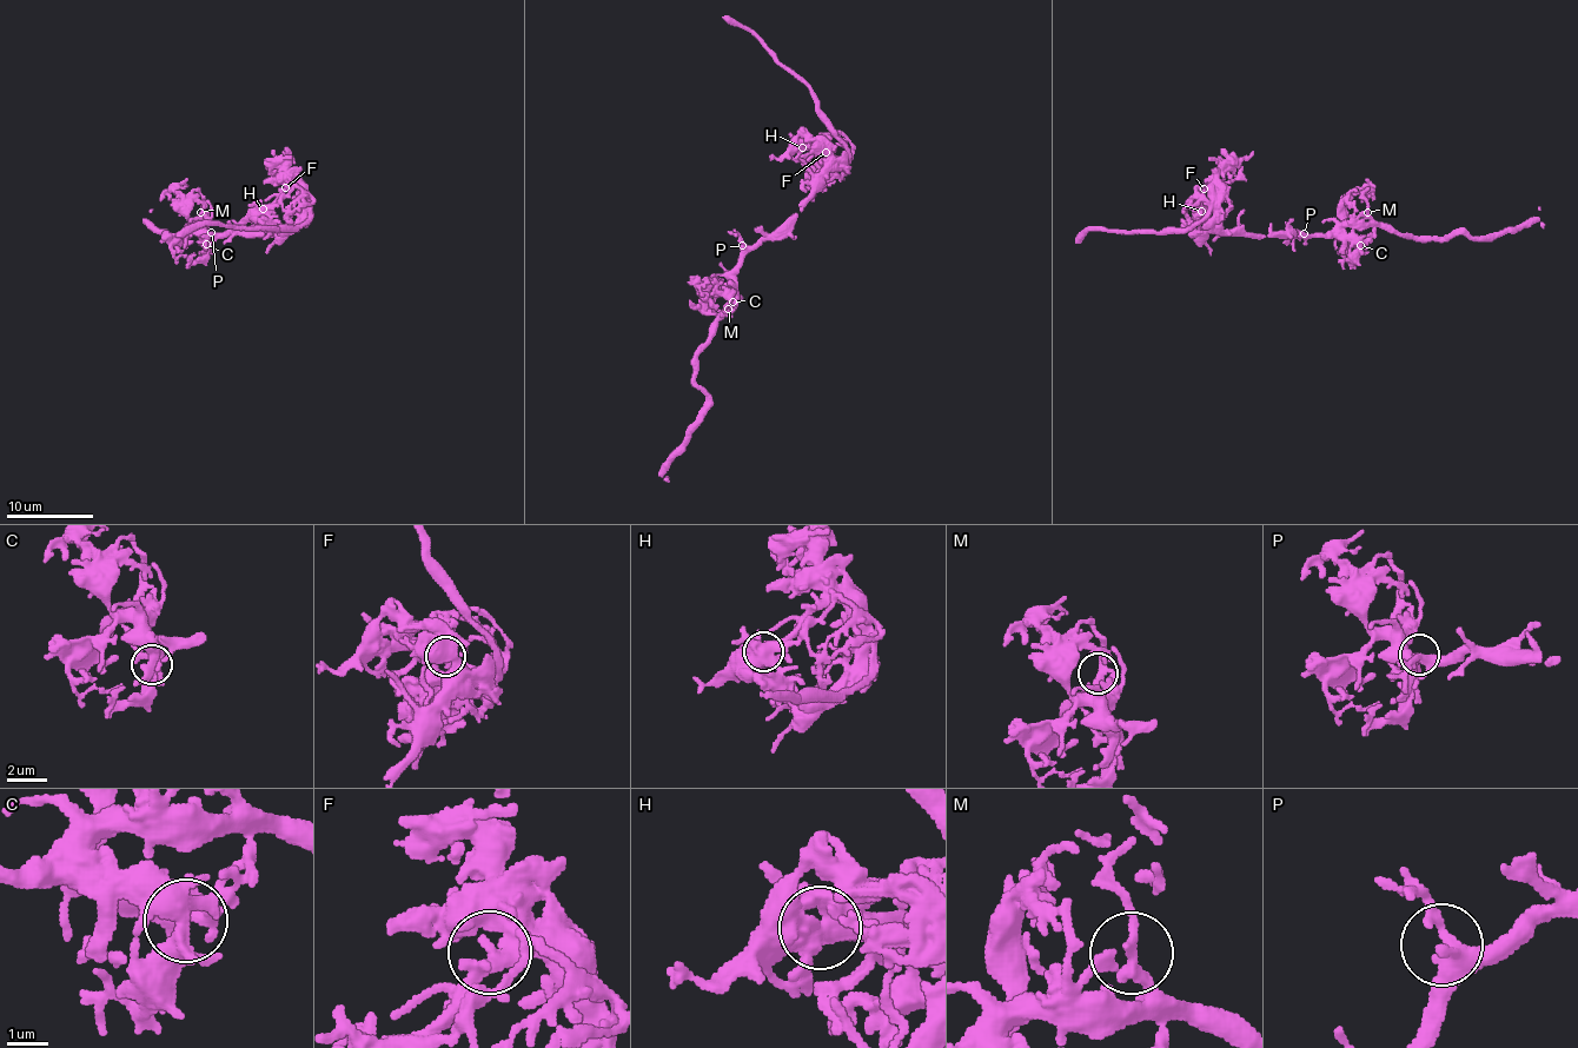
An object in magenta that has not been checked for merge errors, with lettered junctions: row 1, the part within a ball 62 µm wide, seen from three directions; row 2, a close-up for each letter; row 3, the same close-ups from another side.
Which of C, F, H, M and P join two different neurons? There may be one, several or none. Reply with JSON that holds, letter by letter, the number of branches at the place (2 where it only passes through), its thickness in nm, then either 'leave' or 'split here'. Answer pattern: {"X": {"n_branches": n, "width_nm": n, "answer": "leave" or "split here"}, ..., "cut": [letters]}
{"C": {"n_branches": 5, "width_nm": 400, "answer": "leave"}, "F": {"n_branches": 3, "width_nm": 280, "answer": "leave"}, "H": {"n_branches": 6, "width_nm": 550, "answer": "leave"}, "M": {"n_branches": 2, "width_nm": 280, "answer": "leave"}, "P": {"n_branches": 4, "width_nm": 340, "answer": "leave"}, "cut": []}

